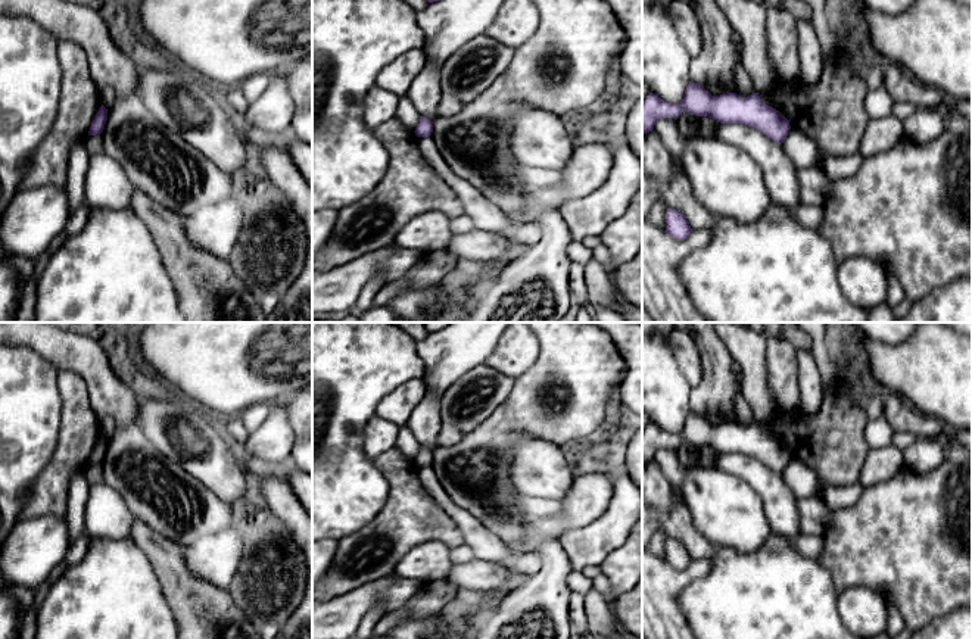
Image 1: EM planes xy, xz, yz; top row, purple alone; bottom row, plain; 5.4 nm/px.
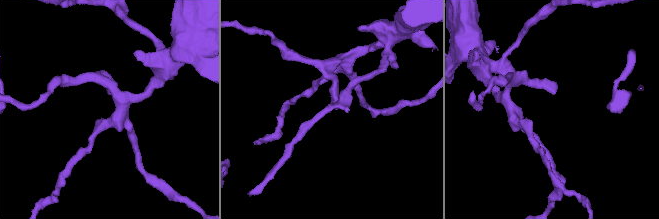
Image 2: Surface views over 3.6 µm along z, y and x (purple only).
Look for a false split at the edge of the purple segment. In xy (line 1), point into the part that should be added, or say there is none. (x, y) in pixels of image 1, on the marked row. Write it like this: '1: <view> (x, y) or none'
1: none

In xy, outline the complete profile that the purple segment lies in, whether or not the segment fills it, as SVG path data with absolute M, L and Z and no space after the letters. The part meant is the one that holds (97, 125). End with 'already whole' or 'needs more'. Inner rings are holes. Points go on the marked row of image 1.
M102 105L99 107L99 112L96 113L88 135L96 135L96 134L102 134L105 130L105 124L108 121L108 109Z; already whole

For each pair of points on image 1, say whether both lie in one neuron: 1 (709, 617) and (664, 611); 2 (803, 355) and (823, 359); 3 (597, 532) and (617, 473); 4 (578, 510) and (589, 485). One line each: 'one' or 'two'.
1: two
2: two
3: one
4: one

